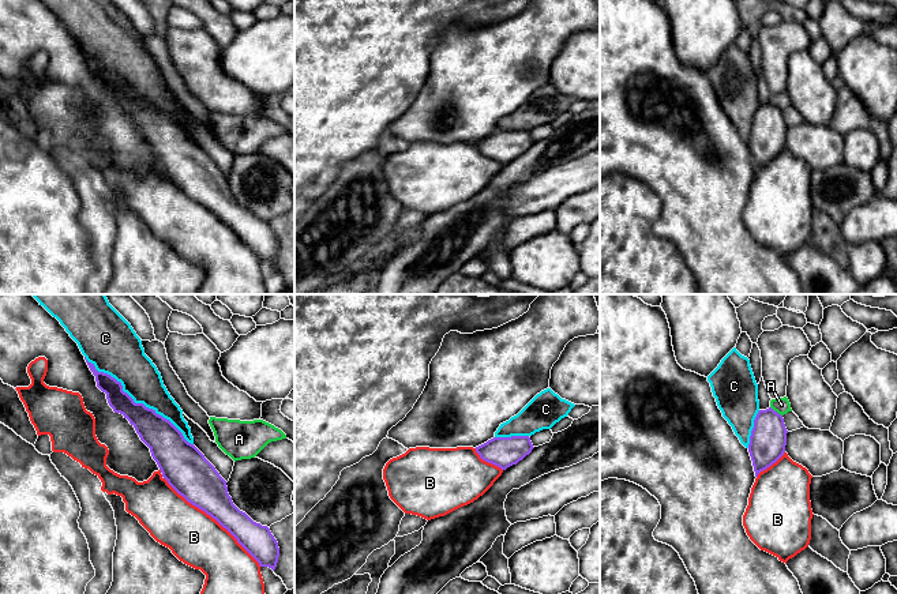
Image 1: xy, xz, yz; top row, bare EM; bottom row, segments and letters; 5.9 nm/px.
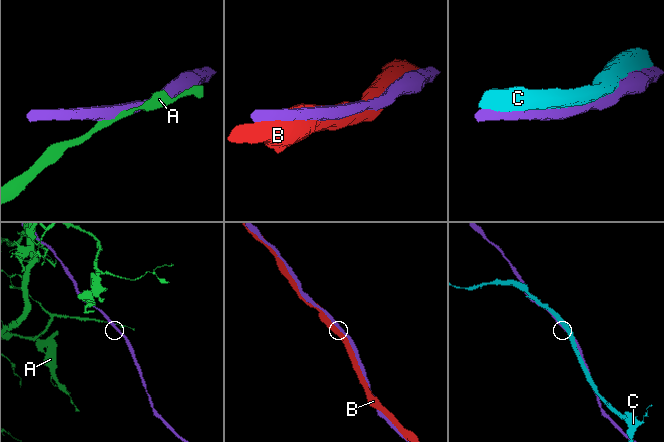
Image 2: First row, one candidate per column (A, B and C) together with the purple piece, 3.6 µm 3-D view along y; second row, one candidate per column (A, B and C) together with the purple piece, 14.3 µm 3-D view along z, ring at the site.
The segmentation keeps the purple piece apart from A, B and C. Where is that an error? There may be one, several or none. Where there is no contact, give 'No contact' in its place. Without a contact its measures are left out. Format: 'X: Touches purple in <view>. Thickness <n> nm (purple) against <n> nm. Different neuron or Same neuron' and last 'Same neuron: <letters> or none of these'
A: Touches purple in yz. Thickness 220 nm (purple) against 90 nm. Different neuron
B: Touches purple in xy. Thickness 260 nm (purple) against 320 nm. Same neuron
C: Touches purple in xy. Thickness 200 nm (purple) against 240 nm. Different neuron
Same neuron: B

